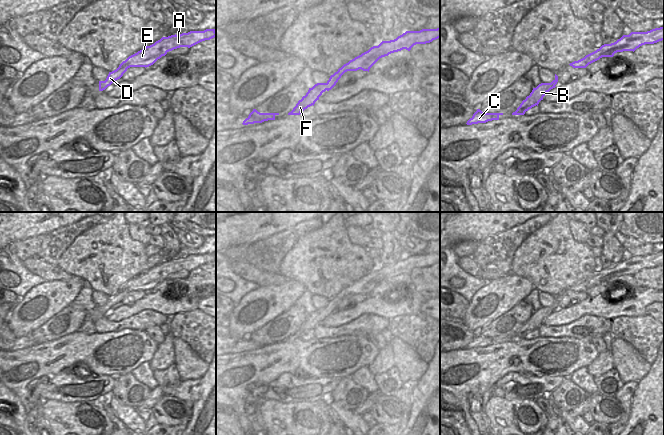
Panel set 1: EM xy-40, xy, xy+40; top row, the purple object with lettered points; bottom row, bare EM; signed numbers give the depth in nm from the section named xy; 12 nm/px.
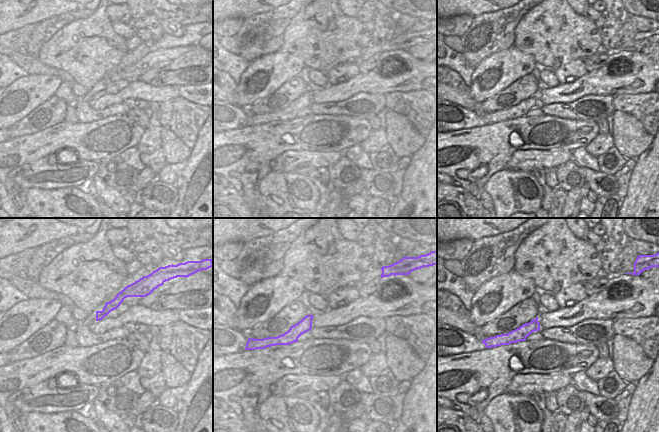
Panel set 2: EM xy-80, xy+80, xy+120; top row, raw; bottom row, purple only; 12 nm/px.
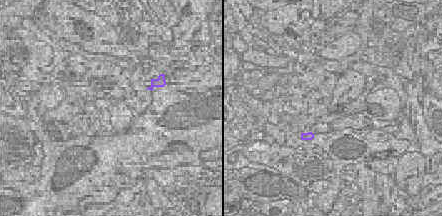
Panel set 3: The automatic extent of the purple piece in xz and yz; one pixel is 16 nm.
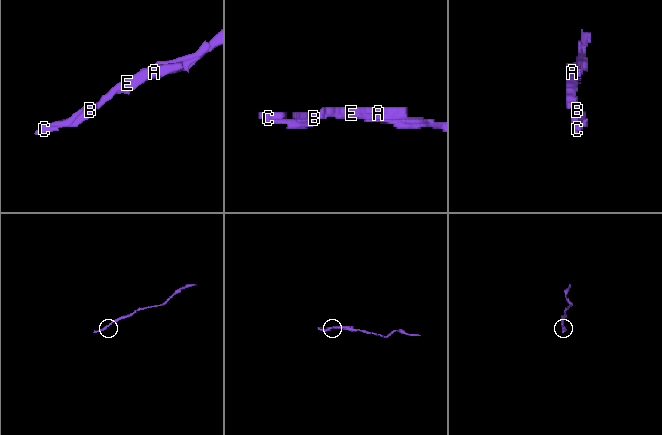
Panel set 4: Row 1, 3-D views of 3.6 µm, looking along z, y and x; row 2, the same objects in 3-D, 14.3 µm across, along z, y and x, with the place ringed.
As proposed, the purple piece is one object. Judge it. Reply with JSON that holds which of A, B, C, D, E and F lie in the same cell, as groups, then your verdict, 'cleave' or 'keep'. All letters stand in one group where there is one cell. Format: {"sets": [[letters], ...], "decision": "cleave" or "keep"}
{"sets": [["A", "B", "C", "D", "E", "F"]], "decision": "keep"}

